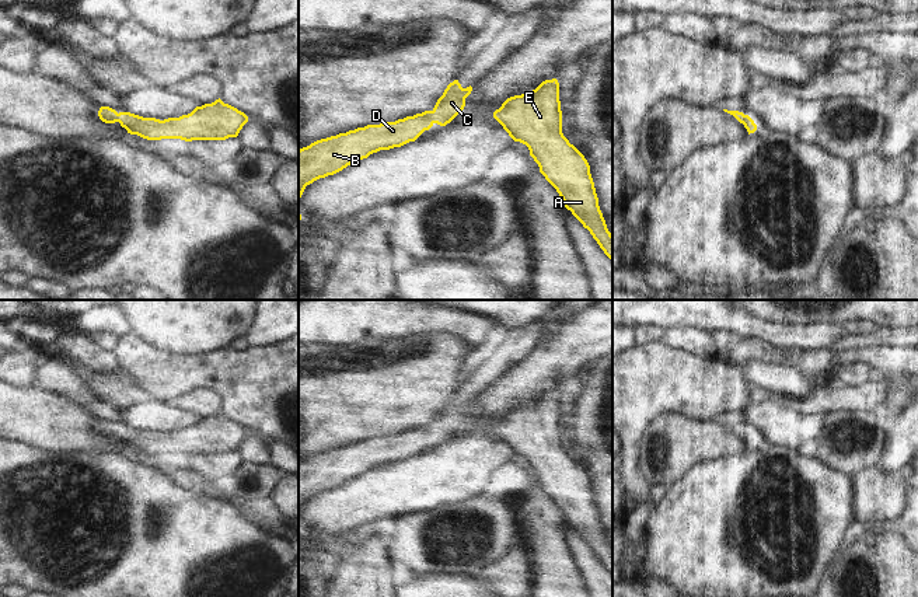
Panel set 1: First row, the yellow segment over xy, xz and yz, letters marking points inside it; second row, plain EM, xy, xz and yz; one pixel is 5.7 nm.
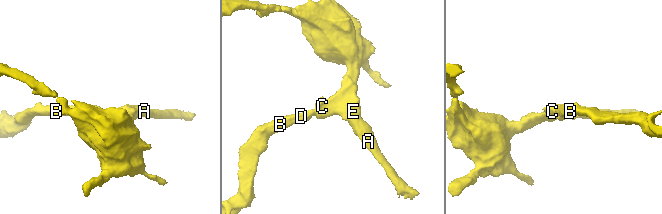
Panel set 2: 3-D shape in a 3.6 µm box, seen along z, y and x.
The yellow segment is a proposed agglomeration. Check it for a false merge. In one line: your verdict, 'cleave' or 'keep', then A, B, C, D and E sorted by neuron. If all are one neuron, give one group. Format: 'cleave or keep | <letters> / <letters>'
keep | A B C D E

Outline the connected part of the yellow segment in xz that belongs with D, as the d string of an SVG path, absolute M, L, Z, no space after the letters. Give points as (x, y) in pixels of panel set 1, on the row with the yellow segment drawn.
M458 80L447 85L432 111L406 116L395 122L367 125L346 133L317 140L299 150L299 202L307 185L334 175L348 165L380 150L401 147L415 142L434 123L446 126L465 107L472 87L463 88Z

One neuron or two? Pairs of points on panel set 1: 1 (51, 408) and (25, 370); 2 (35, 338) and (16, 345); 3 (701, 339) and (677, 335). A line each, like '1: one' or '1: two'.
1: two
2: two
3: one

